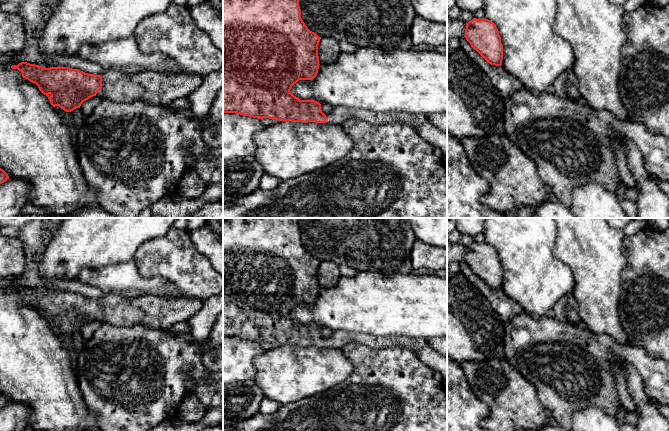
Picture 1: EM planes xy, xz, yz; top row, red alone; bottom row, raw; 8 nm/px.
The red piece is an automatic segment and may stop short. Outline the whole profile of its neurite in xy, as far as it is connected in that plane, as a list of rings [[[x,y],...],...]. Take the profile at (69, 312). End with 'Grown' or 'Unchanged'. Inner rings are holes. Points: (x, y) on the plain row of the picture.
[[[27,286],[12,289],[11,292],[18,293],[22,296],[23,302],[35,307],[48,321],[53,331],[59,330],[66,336],[80,332],[84,325],[93,320],[119,327],[142,324],[154,329],[169,330],[178,322],[188,321],[203,306],[202,300],[198,298],[159,298],[152,295],[140,295],[128,300],[121,294],[107,293],[101,299],[96,299],[70,291],[44,292]]]. Grown

